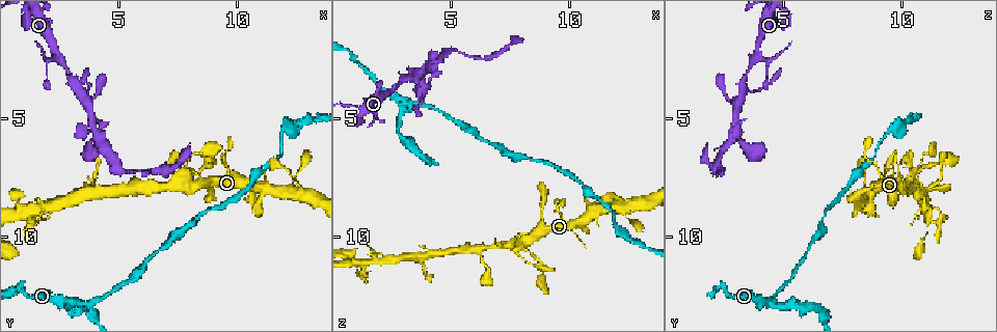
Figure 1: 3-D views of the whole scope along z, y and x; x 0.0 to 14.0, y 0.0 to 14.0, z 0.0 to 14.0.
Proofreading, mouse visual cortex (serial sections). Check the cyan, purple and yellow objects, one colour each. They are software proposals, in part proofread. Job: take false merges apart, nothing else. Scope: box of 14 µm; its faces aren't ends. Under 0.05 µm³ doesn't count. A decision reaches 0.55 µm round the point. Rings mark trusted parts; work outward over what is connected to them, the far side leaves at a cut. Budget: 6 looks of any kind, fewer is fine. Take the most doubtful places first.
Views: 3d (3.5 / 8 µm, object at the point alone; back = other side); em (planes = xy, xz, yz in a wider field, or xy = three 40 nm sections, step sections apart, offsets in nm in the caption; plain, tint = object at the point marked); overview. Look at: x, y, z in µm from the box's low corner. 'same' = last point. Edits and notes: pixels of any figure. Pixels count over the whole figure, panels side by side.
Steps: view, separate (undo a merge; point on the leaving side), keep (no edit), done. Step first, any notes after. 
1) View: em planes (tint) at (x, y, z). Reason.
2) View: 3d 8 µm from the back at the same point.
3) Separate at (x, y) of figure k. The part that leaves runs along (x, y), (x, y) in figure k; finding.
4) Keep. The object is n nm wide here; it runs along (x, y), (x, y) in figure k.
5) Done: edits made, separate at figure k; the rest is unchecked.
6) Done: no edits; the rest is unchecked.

View: 3d 3.5 µm at (3.0, 12.7, 4.3). Three arms meet.

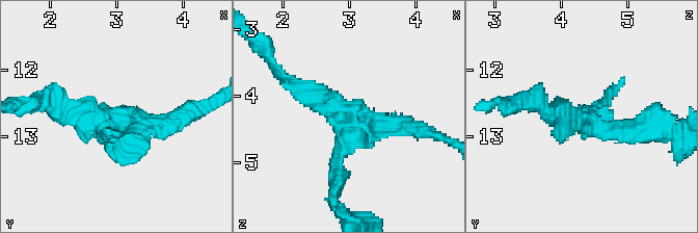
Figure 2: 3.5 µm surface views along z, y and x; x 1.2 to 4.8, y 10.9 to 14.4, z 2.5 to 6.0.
View: em xy step 1 (tint) at (3.05, 12.75, 4.35). 3 arms meet here; the arms are 200, 250, 300 nm wide.

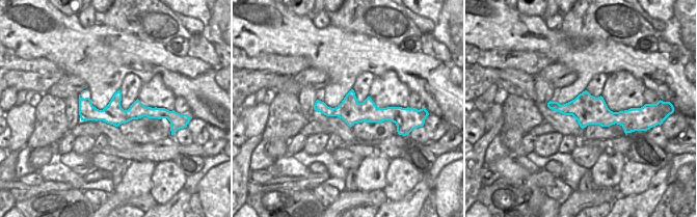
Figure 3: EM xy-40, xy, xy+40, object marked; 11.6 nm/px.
Keep. One cell here.

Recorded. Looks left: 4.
View: 3d 3.5 µm at (3.3, 3.5, 3.4). Side arm on a straight run.

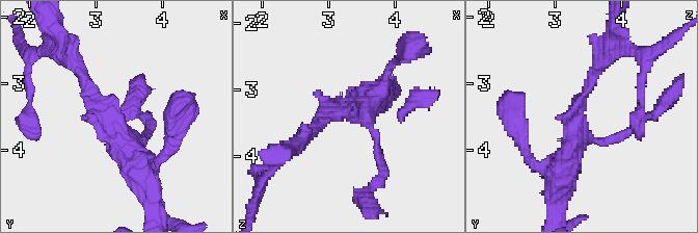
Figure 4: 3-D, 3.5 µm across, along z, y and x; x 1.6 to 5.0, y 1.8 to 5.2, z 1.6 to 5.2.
View: em planes (tint) at (3.25, 3.50, 3.35).

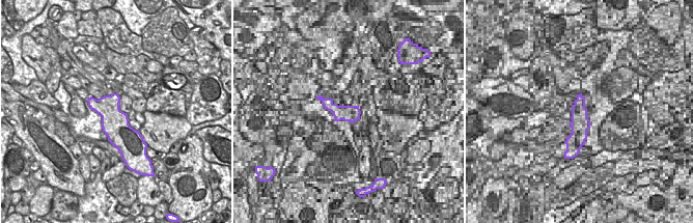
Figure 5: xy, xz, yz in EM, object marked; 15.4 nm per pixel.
Keep. It runs along (71, 63), (115, 118), (140, 173) in figure 4; all the same cell.

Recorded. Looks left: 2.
Done: no edits; the rest is unchecked.

